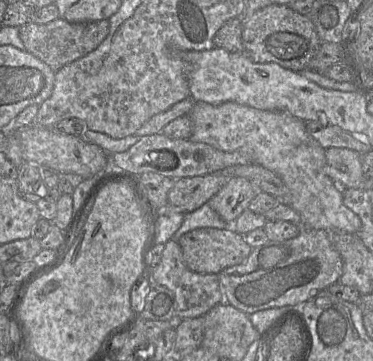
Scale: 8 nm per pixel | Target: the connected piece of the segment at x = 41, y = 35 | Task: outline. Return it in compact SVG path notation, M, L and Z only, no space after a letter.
M58 18L47 24L25 24L19 27L19 37L27 52L57 71L95 50L107 37L109 29L109 20L69 23L64 18Z

